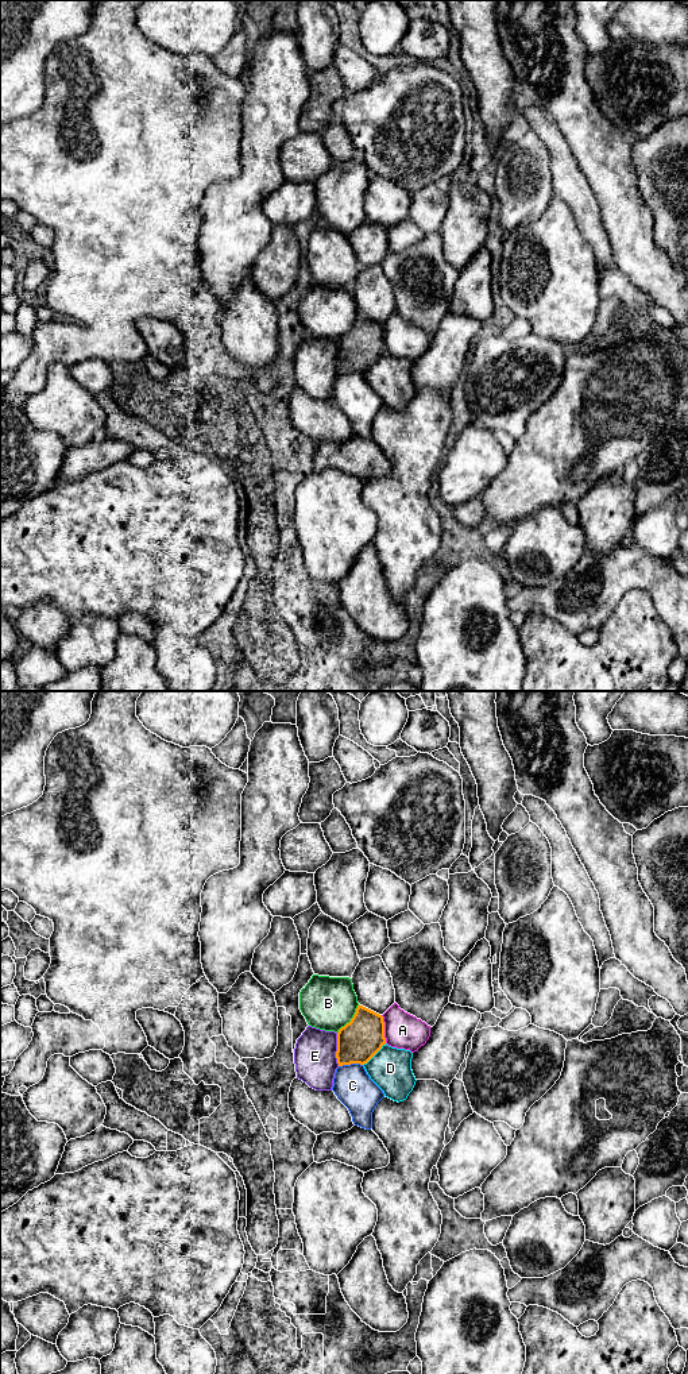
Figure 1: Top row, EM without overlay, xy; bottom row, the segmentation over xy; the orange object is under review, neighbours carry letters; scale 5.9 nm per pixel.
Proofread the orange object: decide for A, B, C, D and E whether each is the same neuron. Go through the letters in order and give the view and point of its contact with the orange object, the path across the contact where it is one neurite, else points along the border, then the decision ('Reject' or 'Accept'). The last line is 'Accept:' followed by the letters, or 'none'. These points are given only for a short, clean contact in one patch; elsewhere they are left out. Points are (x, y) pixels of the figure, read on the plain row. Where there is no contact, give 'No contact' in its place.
A: Touches orange at xy (383, 338). Reject
B: Touches orange at xy (351, 328). Reject
C: Touches orange at xy (350, 373). Reject
D: Touches orange at xy (374, 363). Reject
E: Touches orange at xy (337, 358). Reject
Accept: none

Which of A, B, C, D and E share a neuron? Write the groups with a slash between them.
A / B / C / D / E

